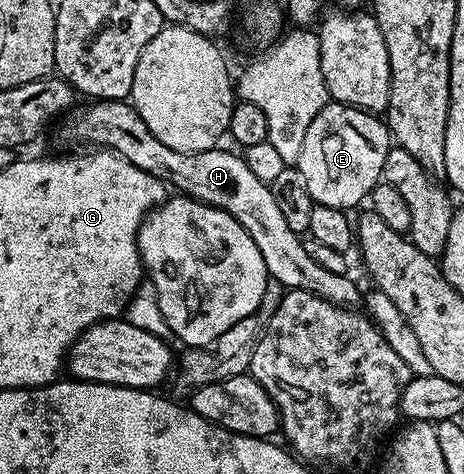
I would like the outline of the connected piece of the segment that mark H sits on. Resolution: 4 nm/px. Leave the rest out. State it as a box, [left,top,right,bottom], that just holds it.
[68,100,360,306]

